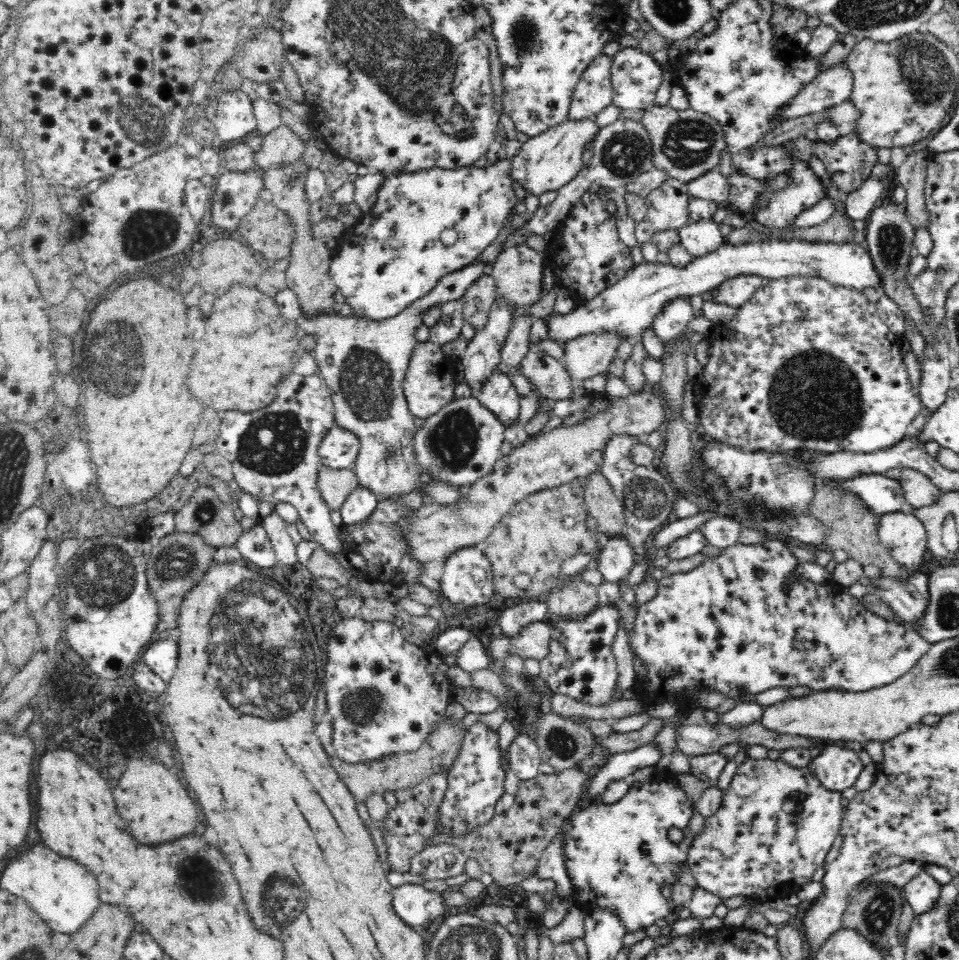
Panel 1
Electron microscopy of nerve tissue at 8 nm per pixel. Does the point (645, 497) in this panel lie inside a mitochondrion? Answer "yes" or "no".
yes

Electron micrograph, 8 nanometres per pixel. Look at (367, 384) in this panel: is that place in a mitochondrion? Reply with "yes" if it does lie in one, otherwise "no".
yes

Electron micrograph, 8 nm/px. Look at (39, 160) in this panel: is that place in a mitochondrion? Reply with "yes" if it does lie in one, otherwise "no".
no

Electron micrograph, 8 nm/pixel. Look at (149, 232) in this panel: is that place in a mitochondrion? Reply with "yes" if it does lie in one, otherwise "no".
yes

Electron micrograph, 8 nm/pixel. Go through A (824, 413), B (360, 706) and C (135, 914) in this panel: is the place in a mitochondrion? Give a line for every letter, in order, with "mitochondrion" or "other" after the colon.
A: mitochondrion
B: mitochondrion
C: other

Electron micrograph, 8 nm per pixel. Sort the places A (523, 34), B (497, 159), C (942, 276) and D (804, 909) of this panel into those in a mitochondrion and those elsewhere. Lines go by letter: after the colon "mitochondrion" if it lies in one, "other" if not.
A: mitochondrion
B: other
C: mitochondrion
D: other

